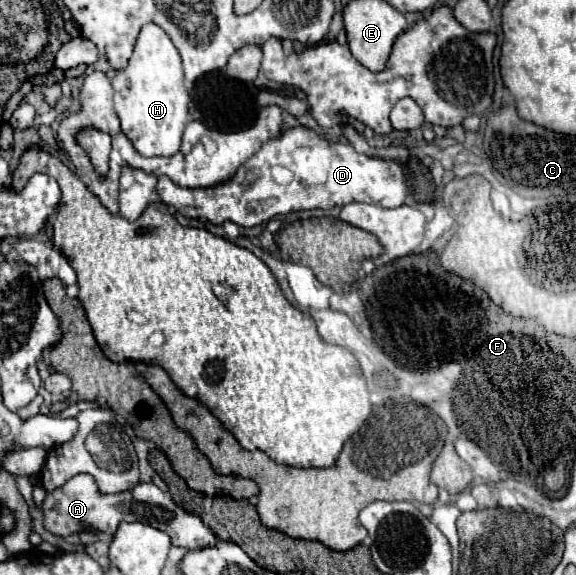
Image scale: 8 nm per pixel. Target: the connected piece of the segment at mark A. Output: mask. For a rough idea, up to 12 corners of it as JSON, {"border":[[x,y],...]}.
{"border":[[80,473],[48,493],[46,531],[114,533],[148,523],[172,545],[210,547],[214,533],[154,483],[102,495]]}

